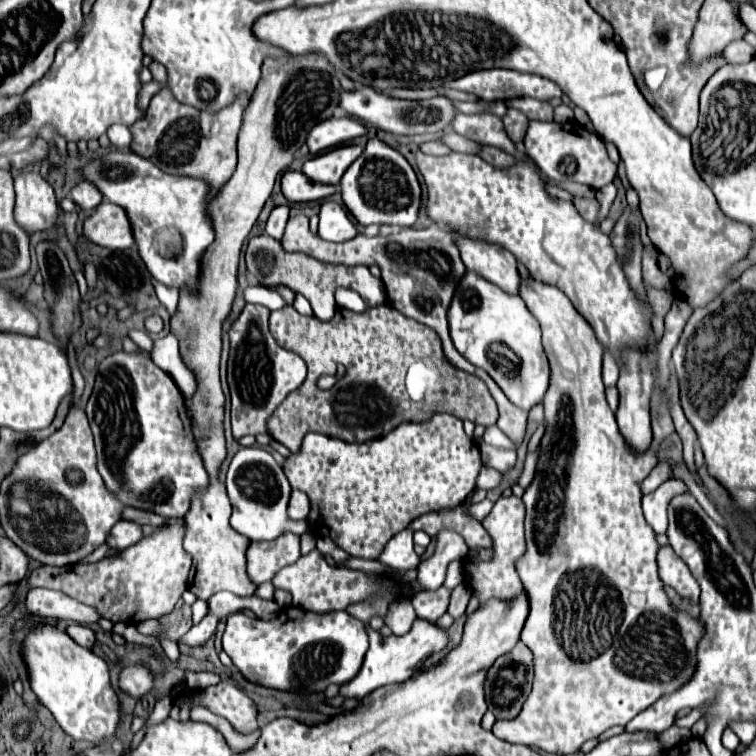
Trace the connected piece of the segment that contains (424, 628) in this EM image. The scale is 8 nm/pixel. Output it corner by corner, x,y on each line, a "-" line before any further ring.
416,619
412,629
410,629
410,633
406,633
402,637
396,637
396,635
382,637
378,631
370,629
370,649
368,649
368,653
364,657
362,669
360,669
360,673
352,681
340,685
340,695
346,697
346,699
352,699
352,697
354,699
362,699
368,693
372,693
374,689
382,687
382,685
402,683
402,681
410,679
416,669
420,669
422,661
428,655
432,655
436,651
442,651
446,647
446,643
448,643
446,631
436,627
434,623
424,621
424,619

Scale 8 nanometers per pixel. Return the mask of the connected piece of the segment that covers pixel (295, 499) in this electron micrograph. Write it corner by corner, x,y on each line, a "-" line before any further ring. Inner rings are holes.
292,491
290,495
290,503
288,503
288,515
298,521
298,519
306,519
310,513
310,499
306,497
304,491

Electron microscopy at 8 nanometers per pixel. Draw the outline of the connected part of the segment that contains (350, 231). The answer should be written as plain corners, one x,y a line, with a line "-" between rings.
324,201
320,207
320,229
318,235
324,241
342,243
356,235
356,225
350,221
346,209
334,201

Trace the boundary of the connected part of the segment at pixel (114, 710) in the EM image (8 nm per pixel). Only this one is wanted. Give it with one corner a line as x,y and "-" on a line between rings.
36,625
34,631
24,641
24,659
30,671
30,687
38,695
40,703
56,717
58,725
78,741
100,743
104,739
112,739
120,727
120,701
116,691
110,685
108,663
94,655
90,649
80,647
66,631
48,625

